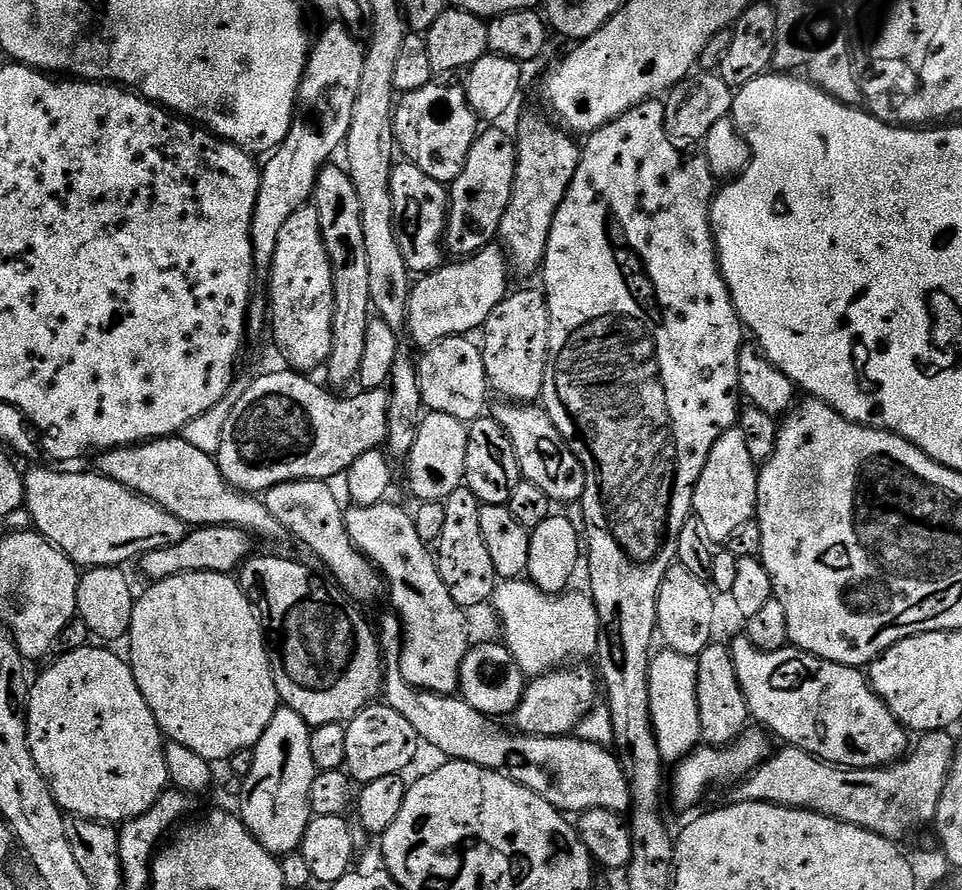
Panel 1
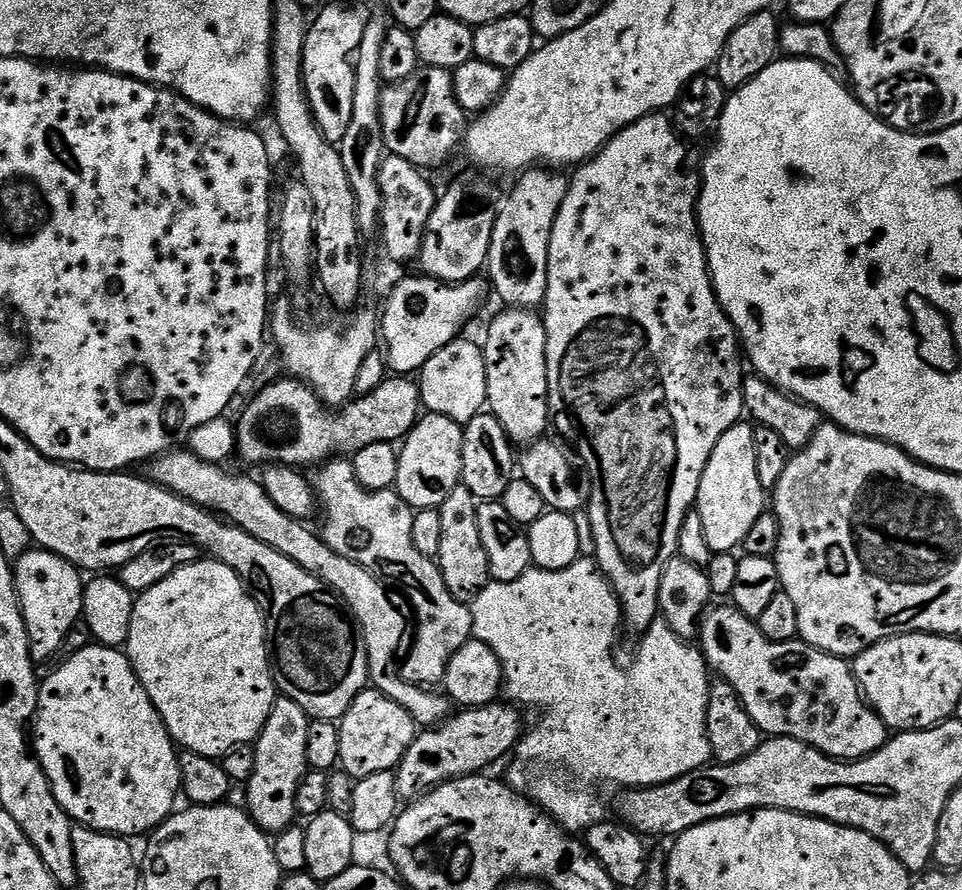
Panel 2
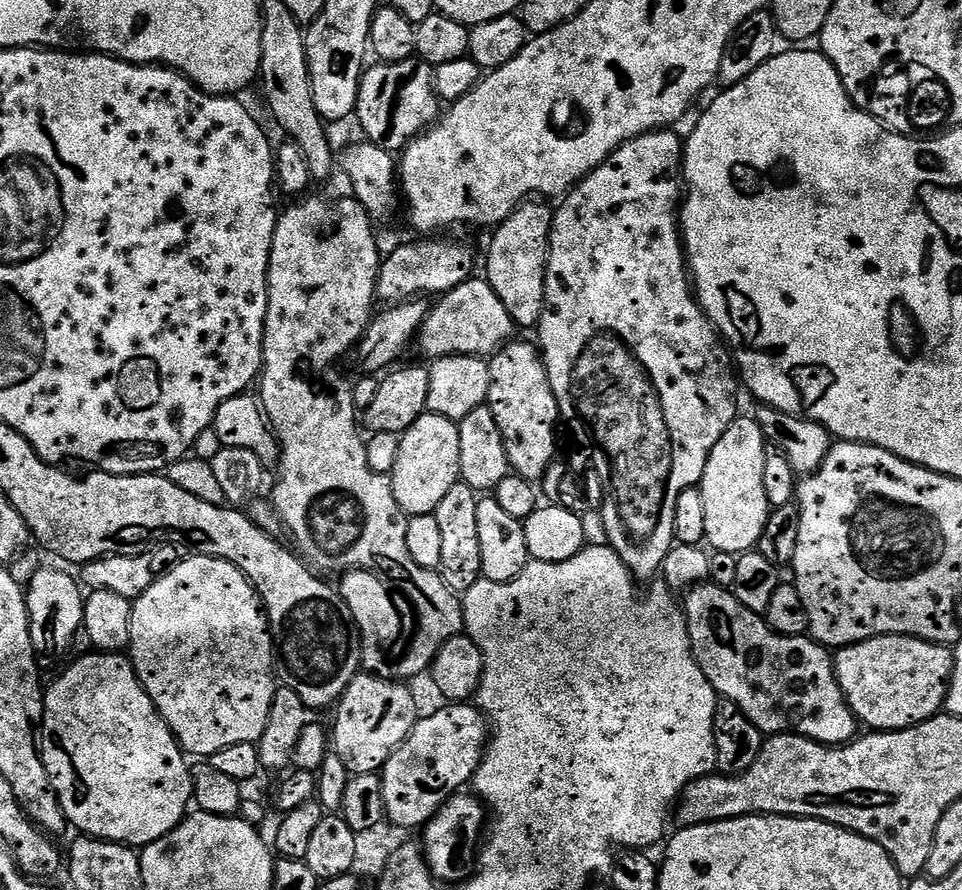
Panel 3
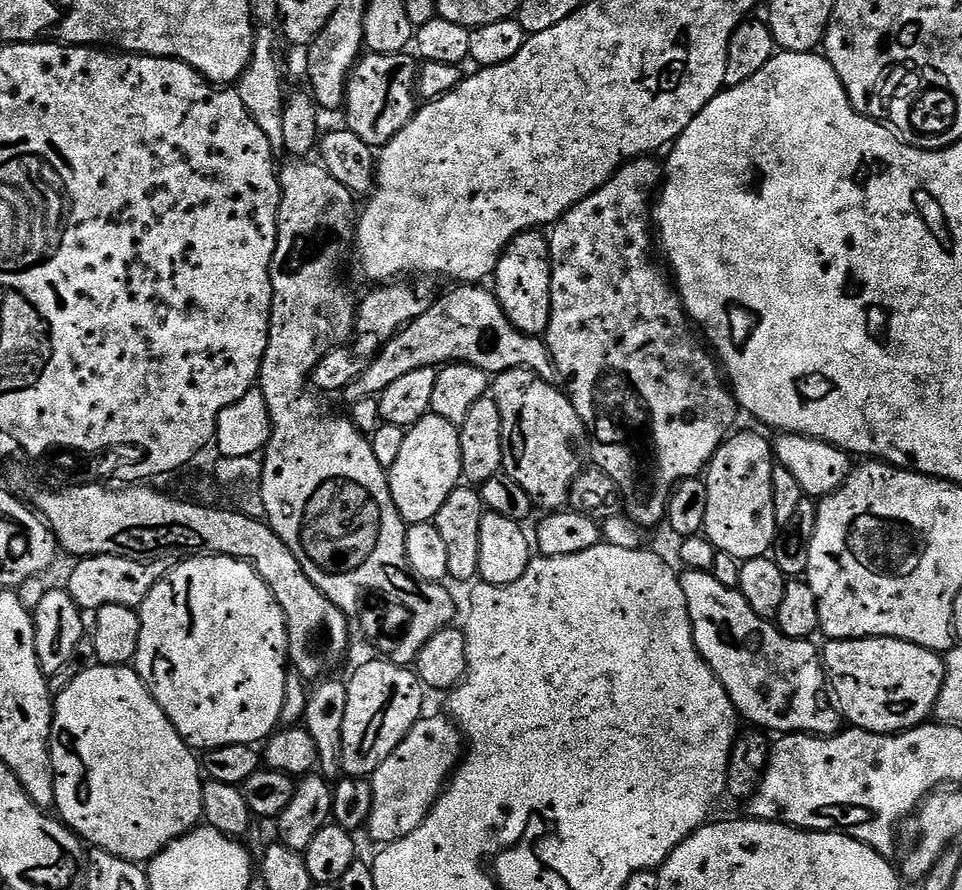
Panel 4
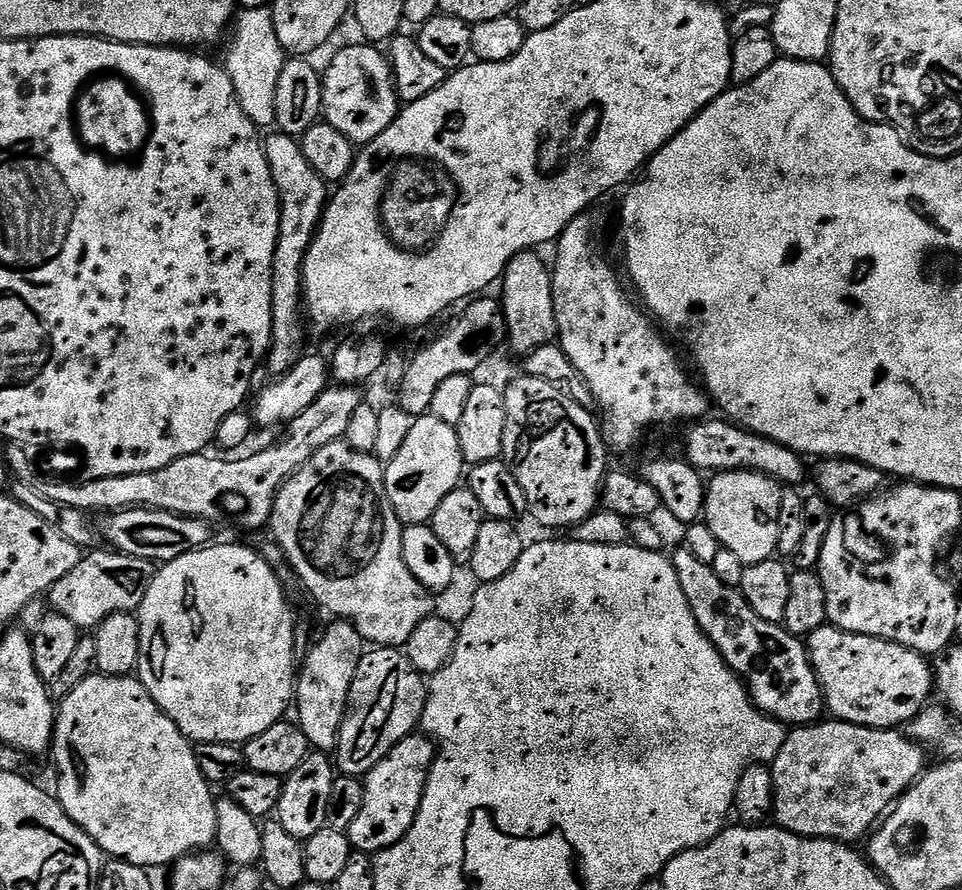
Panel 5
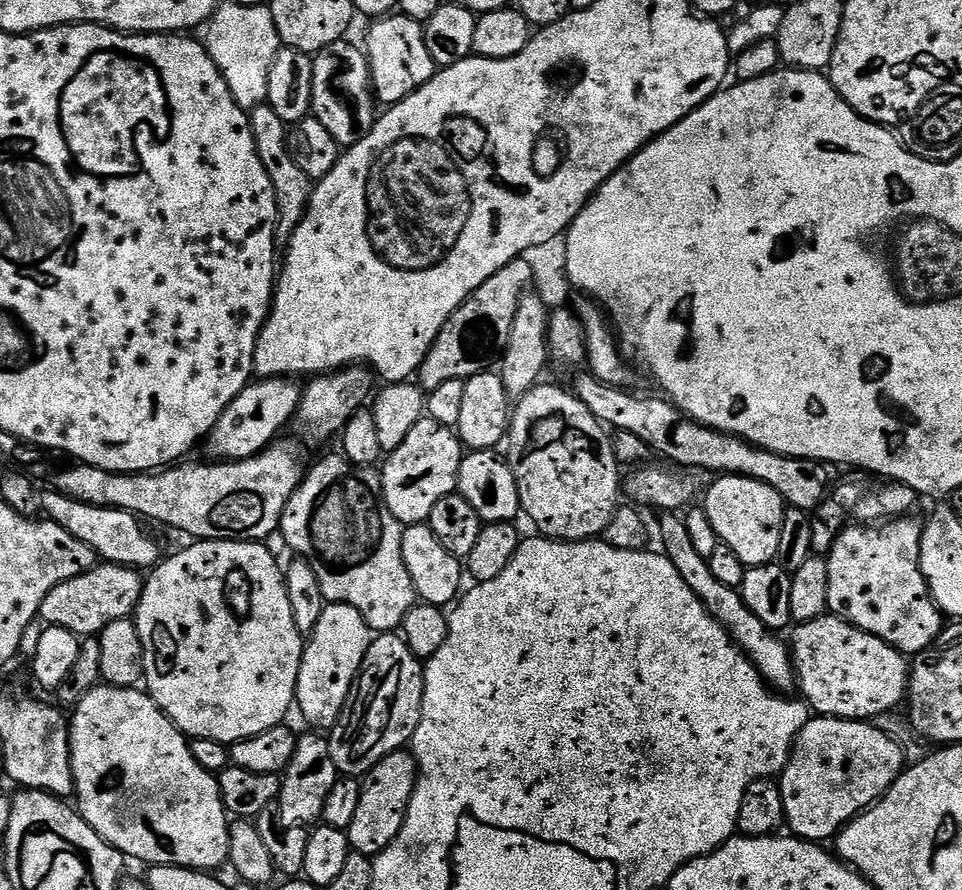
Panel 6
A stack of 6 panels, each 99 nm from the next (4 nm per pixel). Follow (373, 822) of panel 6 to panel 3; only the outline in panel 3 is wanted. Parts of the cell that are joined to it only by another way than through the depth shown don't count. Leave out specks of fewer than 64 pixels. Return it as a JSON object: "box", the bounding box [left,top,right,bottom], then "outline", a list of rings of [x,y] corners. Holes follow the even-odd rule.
{"box":[382,702,490,829],"outline":[[[448,702],[429,716],[421,715],[410,730],[410,734],[397,746],[394,754],[382,769],[382,794],[384,795],[384,814],[387,823],[396,828],[423,829],[433,820],[450,797],[461,791],[463,784],[473,783],[476,771],[484,761],[490,739],[490,725],[479,707],[468,702]]]}

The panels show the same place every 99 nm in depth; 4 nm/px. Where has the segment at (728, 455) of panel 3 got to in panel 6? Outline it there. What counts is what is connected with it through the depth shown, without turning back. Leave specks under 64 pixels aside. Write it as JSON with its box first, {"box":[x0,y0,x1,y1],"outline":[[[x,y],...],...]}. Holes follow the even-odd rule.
{"box":[702,475,786,568],"outline":[[[717,475],[713,480],[716,481],[713,484],[711,481],[703,493],[702,507],[720,543],[730,546],[730,550],[734,550],[748,568],[773,563],[780,555],[786,507],[778,490],[774,490],[774,486],[766,486],[766,482],[745,476]]]}

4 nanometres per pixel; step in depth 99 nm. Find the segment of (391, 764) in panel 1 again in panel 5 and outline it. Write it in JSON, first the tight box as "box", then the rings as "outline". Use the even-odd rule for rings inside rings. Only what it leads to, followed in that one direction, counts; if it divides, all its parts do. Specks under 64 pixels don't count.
{"box":[334,647,428,777],"outline":[[[373,647],[358,662],[358,674],[348,695],[348,713],[340,727],[334,764],[345,776],[363,777],[402,738],[413,735],[428,701],[425,677],[408,661],[400,648]]]}

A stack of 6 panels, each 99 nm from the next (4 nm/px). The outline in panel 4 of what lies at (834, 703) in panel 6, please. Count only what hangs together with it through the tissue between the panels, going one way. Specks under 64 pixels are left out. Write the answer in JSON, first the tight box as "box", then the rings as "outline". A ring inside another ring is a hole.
{"box":[822,636,944,734],"outline":[[[874,636],[871,640],[828,640],[825,645],[822,663],[830,692],[841,717],[851,727],[895,734],[918,728],[933,715],[944,681],[941,653],[905,640],[894,640],[891,636]]]}

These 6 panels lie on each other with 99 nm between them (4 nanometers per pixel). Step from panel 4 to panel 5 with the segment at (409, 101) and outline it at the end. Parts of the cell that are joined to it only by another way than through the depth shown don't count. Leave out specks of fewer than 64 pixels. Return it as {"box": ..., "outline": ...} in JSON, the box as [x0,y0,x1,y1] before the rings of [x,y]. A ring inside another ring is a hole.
{"box":[322,42,402,146],"outline":[[[368,42],[352,44],[349,48],[340,48],[332,56],[328,69],[323,69],[322,79],[324,82],[324,111],[323,119],[338,134],[342,134],[354,146],[363,146],[374,142],[382,130],[386,130],[396,121],[396,116],[401,110],[402,101],[396,92],[396,77],[392,75],[392,62],[387,55],[379,52],[379,47]]]}

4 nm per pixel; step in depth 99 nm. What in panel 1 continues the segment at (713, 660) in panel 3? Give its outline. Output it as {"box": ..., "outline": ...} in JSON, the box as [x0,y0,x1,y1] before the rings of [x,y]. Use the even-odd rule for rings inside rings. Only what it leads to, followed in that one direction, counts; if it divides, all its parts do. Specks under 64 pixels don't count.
{"box":[730,634,909,768],"outline":[[[744,634],[731,641],[730,647],[751,719],[768,729],[773,737],[781,736],[785,745],[802,748],[811,756],[819,756],[827,764],[842,768],[883,768],[896,763],[909,751],[909,729],[885,706],[861,669],[847,668],[845,664],[811,656],[795,646],[779,648],[777,652],[761,652]]]}

